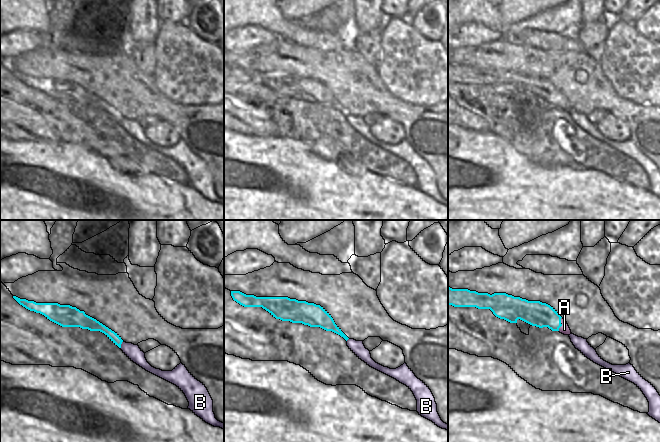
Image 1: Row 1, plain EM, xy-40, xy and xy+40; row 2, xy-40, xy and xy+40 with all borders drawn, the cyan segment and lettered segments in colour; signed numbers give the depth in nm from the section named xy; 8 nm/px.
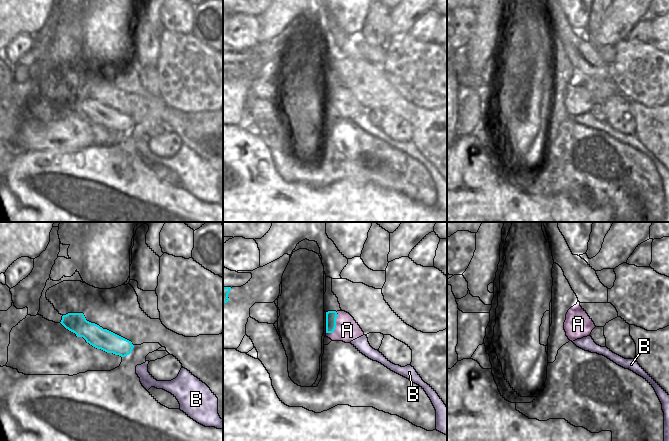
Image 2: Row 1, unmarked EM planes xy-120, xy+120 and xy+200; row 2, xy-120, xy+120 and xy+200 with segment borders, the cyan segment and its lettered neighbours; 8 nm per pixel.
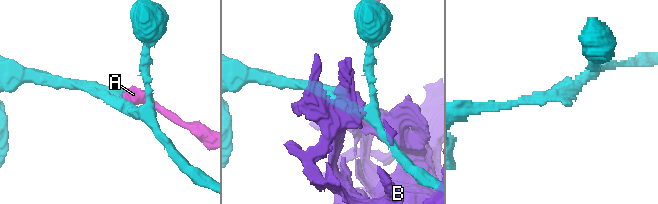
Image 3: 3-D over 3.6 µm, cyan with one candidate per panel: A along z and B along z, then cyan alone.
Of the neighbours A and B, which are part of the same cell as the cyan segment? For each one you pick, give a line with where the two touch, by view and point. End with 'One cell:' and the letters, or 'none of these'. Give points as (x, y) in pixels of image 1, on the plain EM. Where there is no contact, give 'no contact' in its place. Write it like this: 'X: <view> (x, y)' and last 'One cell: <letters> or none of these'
One cell: none of these

